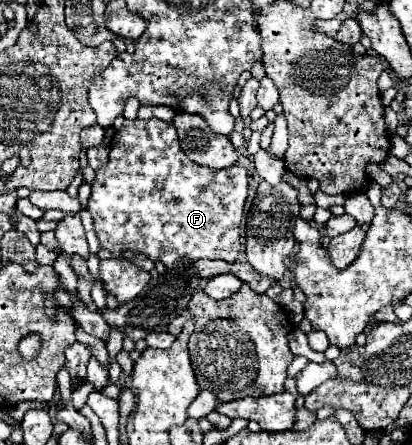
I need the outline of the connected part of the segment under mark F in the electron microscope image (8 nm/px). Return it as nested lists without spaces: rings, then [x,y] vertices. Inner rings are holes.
[[[158,118],[152,120],[124,120],[124,126],[114,134],[112,144],[110,144],[110,164],[104,166],[104,170],[96,172],[96,180],[92,184],[92,194],[88,200],[88,212],[94,218],[94,228],[96,236],[100,240],[100,248],[110,250],[112,254],[118,254],[122,250],[134,250],[144,256],[148,256],[152,262],[162,262],[168,270],[176,268],[178,262],[182,264],[192,264],[194,260],[208,258],[208,260],[224,260],[224,262],[236,262],[236,256],[240,252],[240,222],[244,216],[244,202],[246,202],[246,192],[248,192],[248,174],[246,168],[240,164],[234,164],[224,170],[212,170],[208,166],[196,166],[190,162],[190,158],[184,154],[184,150],[178,144],[178,136],[174,130],[172,122],[164,122]]]

